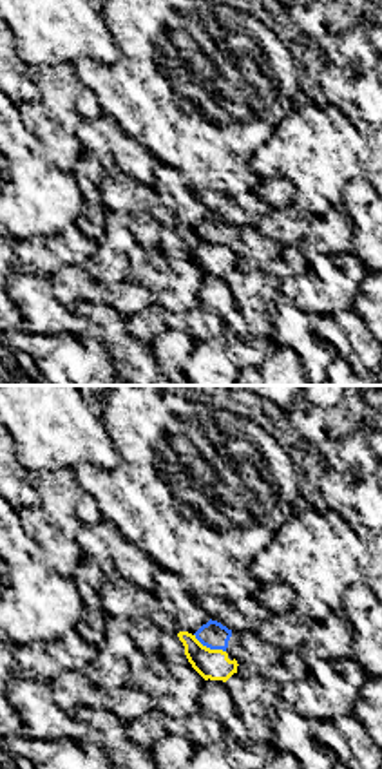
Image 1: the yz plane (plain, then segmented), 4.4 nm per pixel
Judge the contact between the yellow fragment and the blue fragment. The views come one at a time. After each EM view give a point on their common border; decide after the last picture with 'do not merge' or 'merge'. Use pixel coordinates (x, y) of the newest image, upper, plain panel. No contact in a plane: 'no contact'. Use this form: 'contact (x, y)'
contact (209, 243)

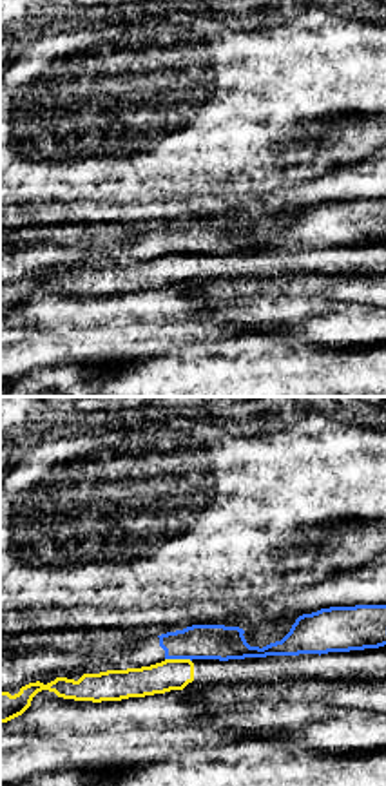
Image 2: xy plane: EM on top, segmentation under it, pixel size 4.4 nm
contact (178, 254)

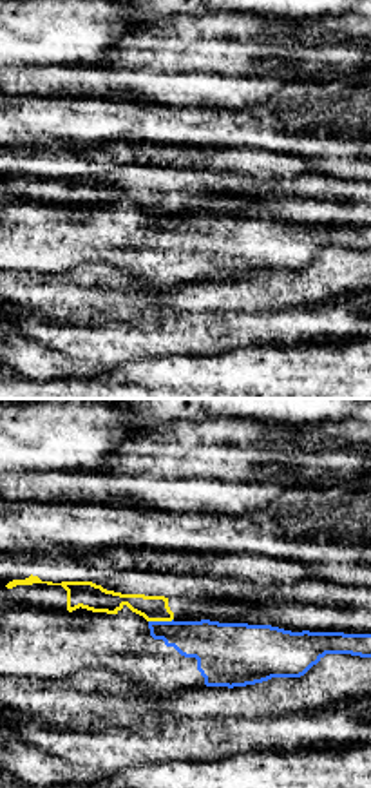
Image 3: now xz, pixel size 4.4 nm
contact (160, 214)

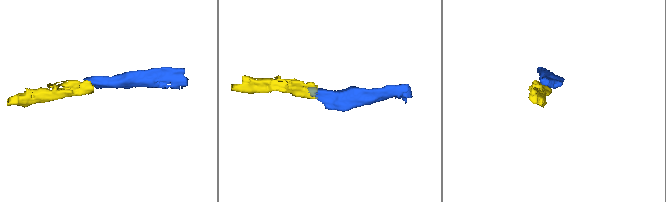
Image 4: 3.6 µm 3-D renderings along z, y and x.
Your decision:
do not merge

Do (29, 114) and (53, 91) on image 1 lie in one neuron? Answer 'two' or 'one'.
one

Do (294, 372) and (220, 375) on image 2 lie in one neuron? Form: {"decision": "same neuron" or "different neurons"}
{"decision": "same neuron"}

